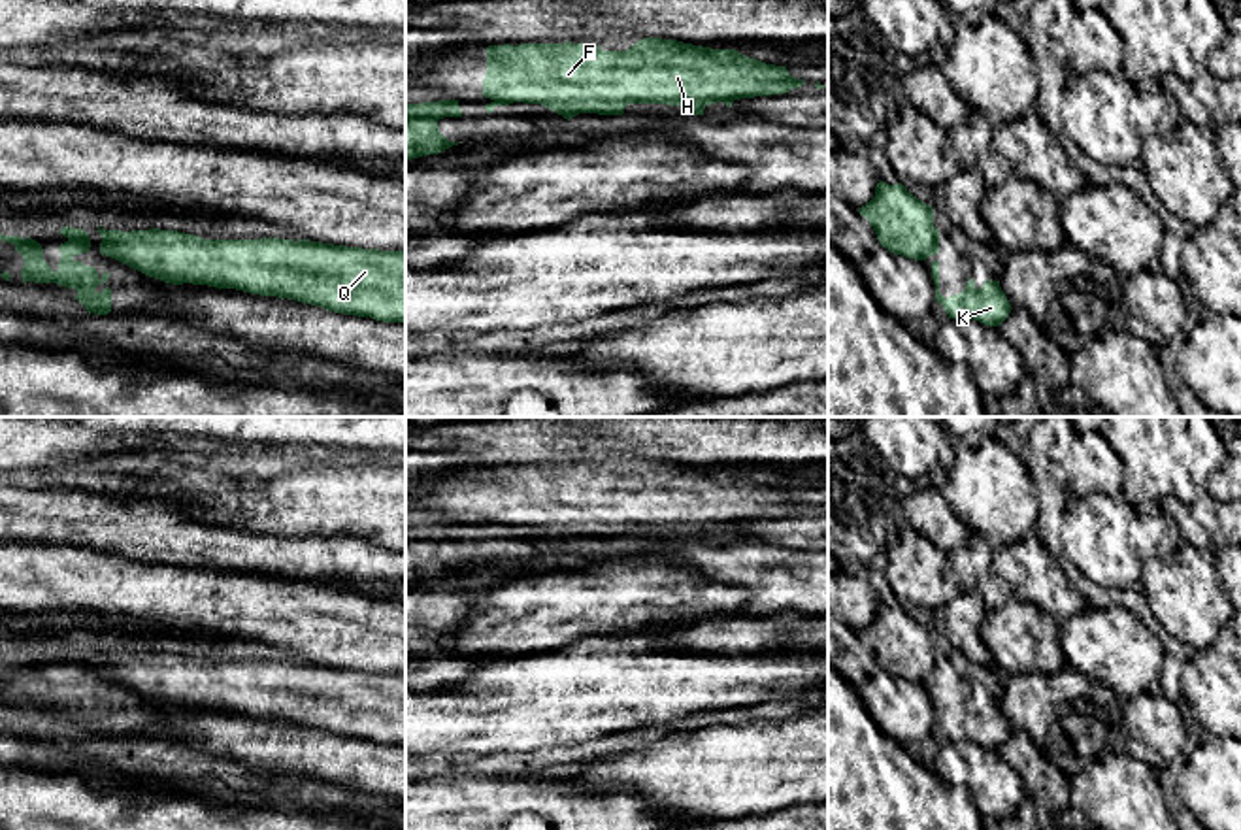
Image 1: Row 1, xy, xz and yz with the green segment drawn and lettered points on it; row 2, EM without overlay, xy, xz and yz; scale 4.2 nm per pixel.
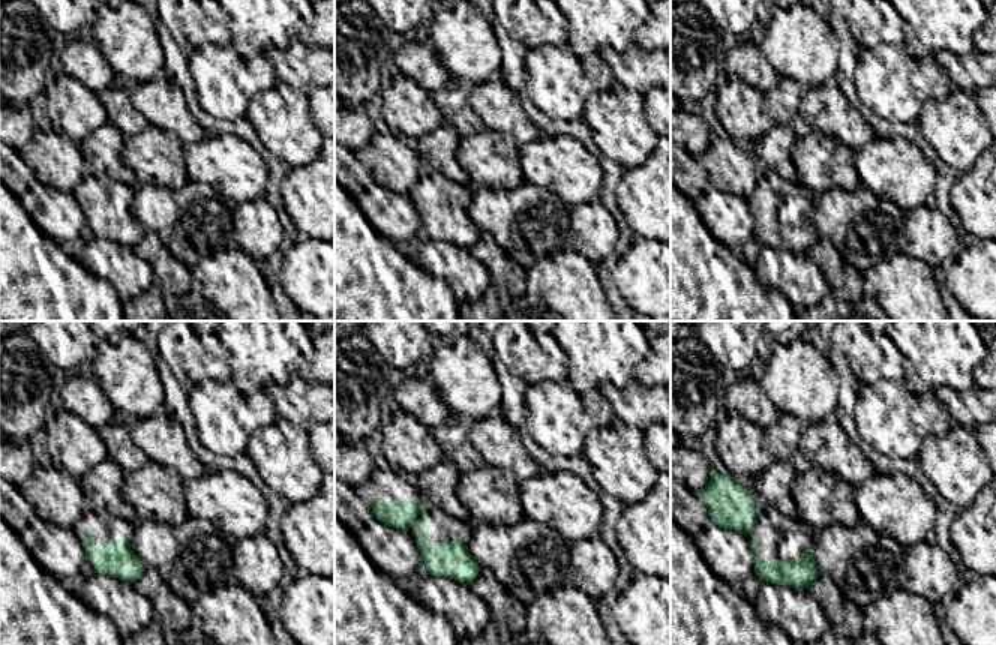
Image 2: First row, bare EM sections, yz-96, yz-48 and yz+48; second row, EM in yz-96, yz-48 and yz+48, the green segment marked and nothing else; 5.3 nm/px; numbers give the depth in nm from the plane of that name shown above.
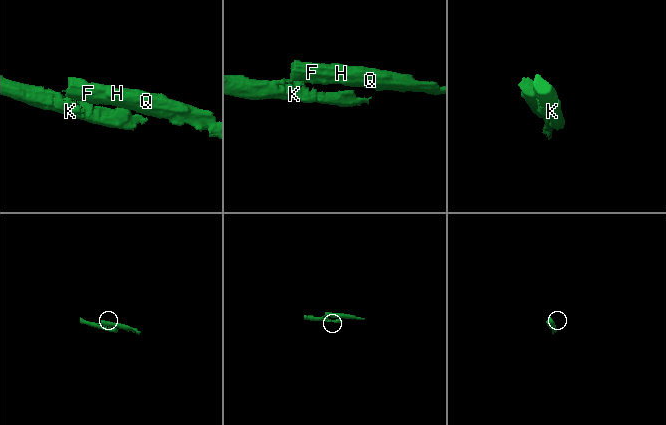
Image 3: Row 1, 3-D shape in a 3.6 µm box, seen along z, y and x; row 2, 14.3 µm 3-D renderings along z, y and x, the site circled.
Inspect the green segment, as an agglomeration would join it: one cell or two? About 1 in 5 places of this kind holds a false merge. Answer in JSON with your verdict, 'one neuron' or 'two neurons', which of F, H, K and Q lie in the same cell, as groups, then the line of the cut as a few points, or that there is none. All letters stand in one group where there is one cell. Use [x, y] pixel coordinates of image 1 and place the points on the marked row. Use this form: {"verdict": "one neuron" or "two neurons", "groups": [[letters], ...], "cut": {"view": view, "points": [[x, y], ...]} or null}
{"verdict": "two neurons", "groups": [["F", "H", "Q"], ["K"]], "cut": {"view": "yz", "points": [[934, 227], [934, 249], [930, 253]]}}

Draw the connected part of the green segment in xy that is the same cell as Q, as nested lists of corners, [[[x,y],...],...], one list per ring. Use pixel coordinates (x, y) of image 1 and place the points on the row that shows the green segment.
[[[104,230],[100,253],[172,285],[207,285],[383,323],[405,323],[405,251],[309,240],[204,240],[177,230]]]

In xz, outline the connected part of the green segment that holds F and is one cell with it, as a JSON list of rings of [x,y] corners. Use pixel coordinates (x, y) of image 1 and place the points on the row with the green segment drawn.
[[[643,38],[626,51],[604,51],[592,43],[521,43],[488,45],[483,96],[494,102],[541,104],[564,119],[579,113],[622,115],[628,104],[681,106],[688,115],[703,115],[709,104],[722,102],[732,108],[734,100],[785,94],[805,81],[788,74],[786,66],[766,64],[745,57],[736,49],[711,49],[677,40]]]

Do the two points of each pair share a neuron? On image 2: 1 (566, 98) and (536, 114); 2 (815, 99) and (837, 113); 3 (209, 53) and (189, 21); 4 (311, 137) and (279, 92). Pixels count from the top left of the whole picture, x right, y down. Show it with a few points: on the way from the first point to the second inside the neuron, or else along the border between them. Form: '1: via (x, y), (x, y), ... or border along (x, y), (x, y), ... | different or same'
1: border along (525, 80), (527, 96), (549, 117), (561, 120) | different
2: via (821, 101), (831, 107) | same
3: border along (230, 44), (203, 44), (189, 50) | different
4: via (300, 126), (282, 108), (281, 102) | same

